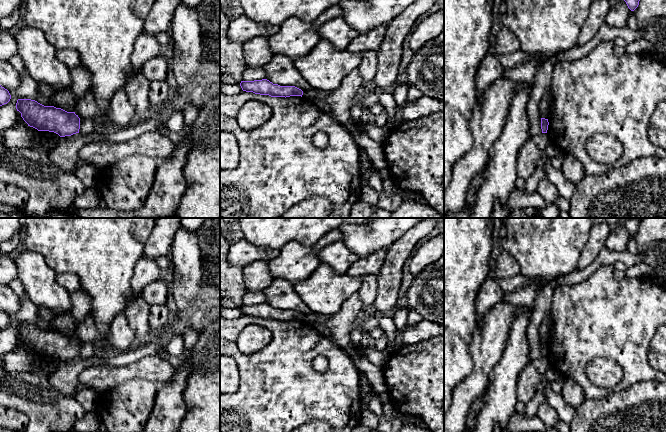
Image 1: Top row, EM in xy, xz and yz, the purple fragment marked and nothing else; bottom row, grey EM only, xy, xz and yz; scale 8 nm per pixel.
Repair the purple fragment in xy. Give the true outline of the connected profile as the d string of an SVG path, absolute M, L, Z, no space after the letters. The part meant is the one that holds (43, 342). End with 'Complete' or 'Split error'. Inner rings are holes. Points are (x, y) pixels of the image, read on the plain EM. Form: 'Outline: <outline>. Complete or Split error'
Outline: M18 323L16 333L28 350L38 355L54 356L60 361L79 357L80 342L75 336L44 330L31 323Z. Complete

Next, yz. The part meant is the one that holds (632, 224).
Outline: M629 218L624 224L631 235L634 235L640 225L640 220L638 218Z. Complete

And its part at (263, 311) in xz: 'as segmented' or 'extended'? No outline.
as segmented

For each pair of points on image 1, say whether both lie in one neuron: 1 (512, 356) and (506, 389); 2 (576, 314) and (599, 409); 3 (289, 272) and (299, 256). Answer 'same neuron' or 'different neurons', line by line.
1: same neuron
2: different neurons
3: same neuron

